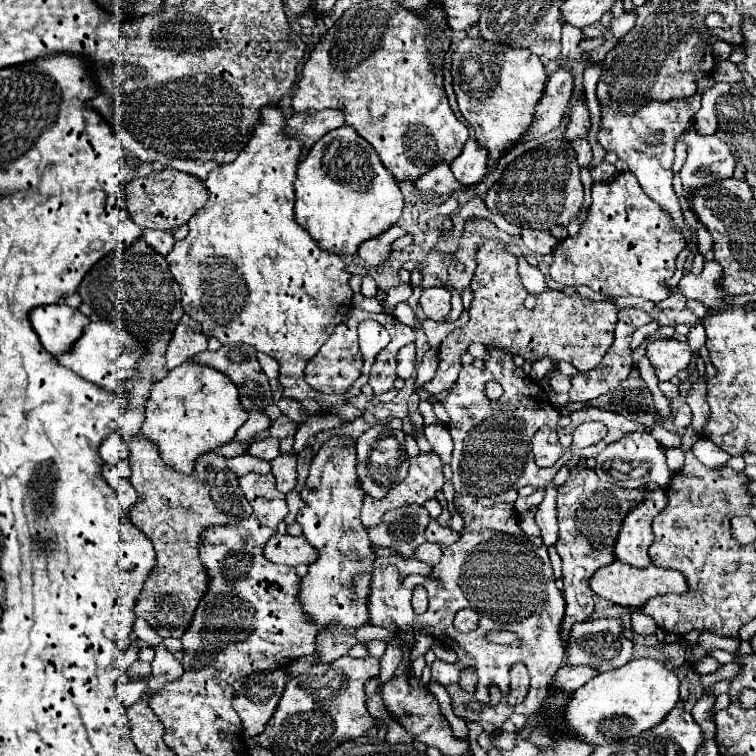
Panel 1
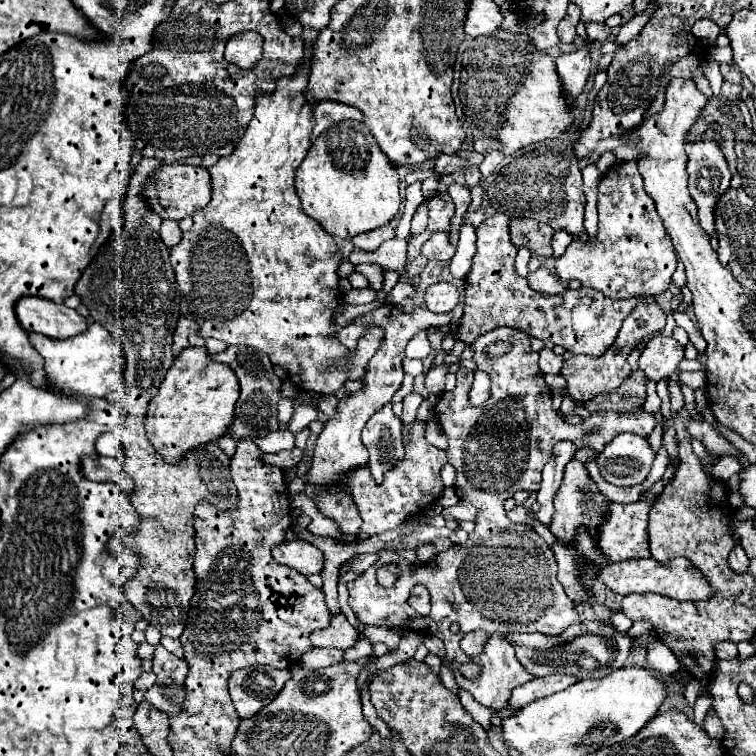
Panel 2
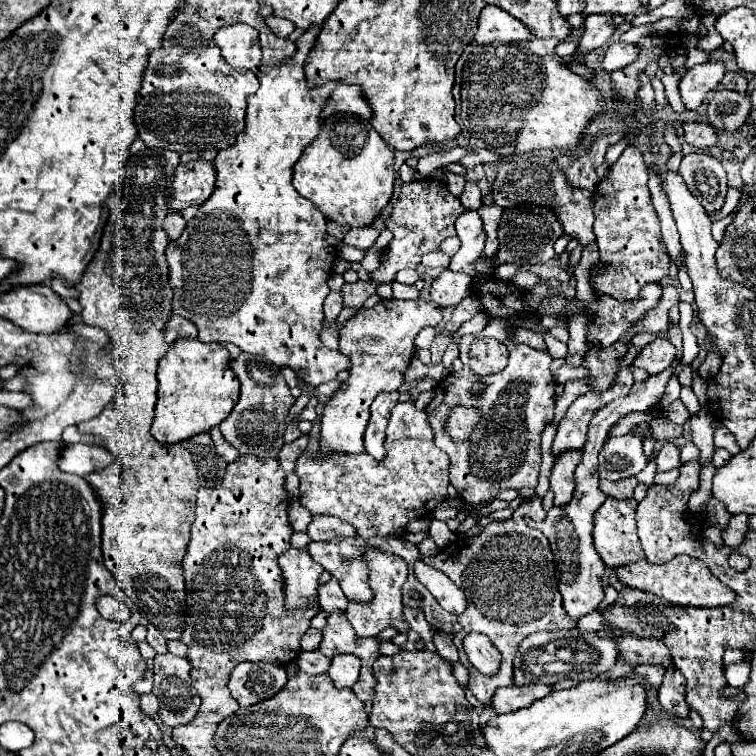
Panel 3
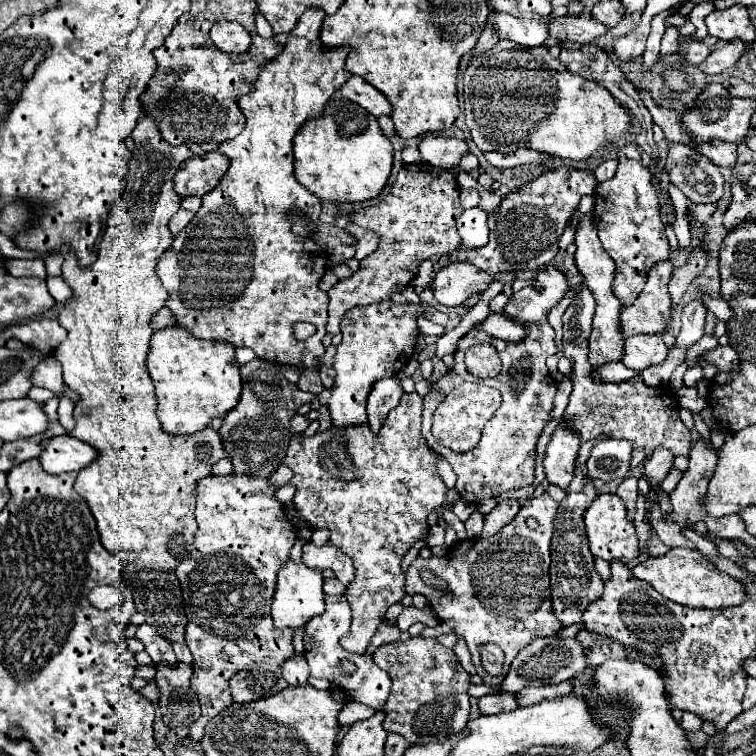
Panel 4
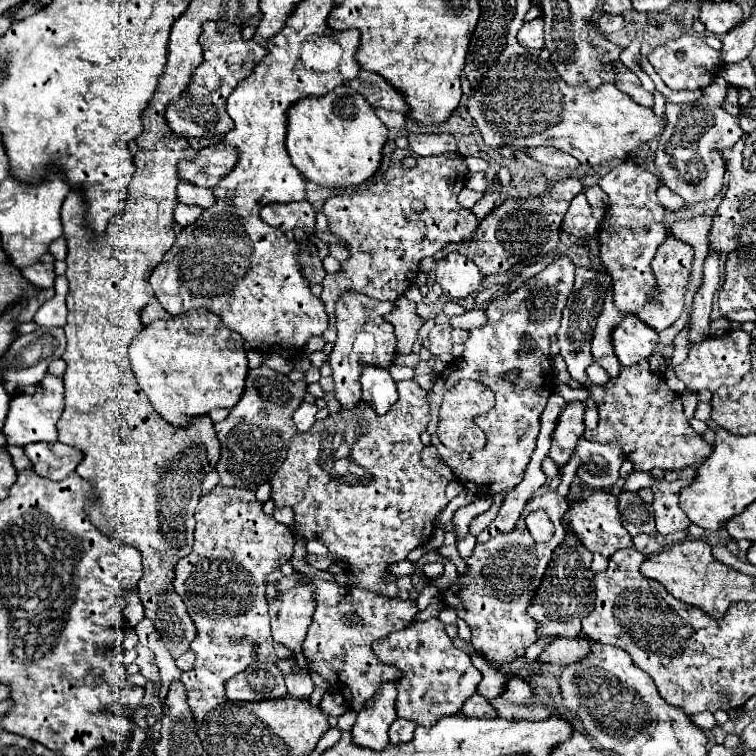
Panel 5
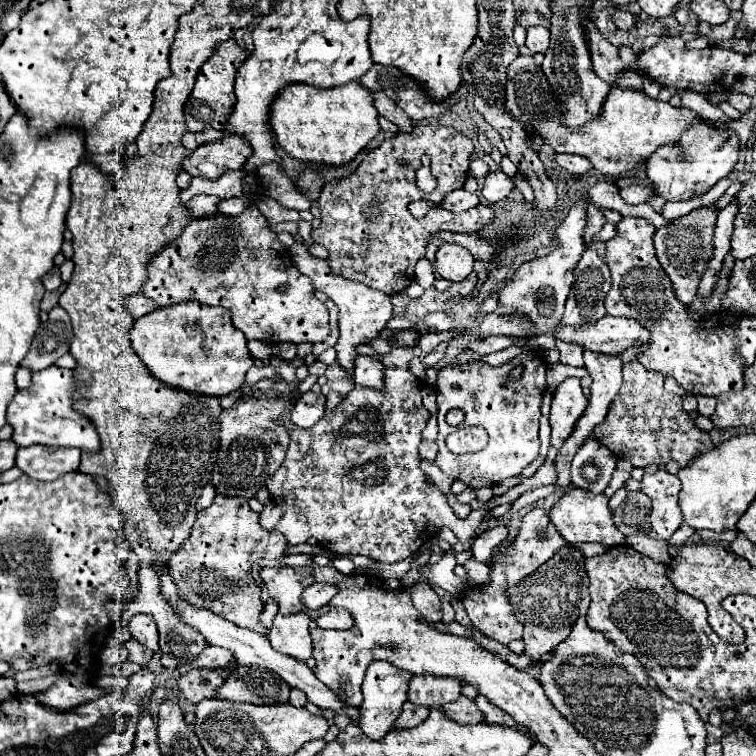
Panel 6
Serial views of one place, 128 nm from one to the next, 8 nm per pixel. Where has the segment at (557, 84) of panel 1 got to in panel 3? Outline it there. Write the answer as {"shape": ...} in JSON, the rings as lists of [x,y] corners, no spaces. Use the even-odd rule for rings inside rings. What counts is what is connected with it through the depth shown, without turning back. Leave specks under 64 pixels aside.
{"shape":[[[586,16],[584,20],[584,34],[580,38],[580,46],[578,50],[568,56],[568,58],[562,58],[562,64],[564,66],[572,66],[572,64],[584,64],[584,54],[600,48],[602,44],[606,44],[610,40],[610,36],[614,34],[616,26],[612,22],[612,16]]]}

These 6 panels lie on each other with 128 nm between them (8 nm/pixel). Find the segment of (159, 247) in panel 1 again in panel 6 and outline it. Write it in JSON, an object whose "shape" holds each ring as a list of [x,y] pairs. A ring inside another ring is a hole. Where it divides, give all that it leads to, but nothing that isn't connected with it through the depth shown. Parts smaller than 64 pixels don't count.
{"shape":[[[200,194],[200,196],[194,196],[190,200],[190,216],[194,218],[202,218],[206,214],[212,214],[216,212],[216,204],[220,200],[216,196],[206,196],[206,194]]]}

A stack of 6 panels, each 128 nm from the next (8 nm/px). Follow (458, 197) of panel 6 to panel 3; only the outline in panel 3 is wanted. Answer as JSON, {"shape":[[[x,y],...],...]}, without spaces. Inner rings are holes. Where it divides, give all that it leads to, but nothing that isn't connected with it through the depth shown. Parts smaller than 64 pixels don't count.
{"shape":[[[466,184],[464,196],[460,200],[462,200],[462,206],[466,210],[476,210],[480,206],[480,188],[478,188],[478,184]]]}

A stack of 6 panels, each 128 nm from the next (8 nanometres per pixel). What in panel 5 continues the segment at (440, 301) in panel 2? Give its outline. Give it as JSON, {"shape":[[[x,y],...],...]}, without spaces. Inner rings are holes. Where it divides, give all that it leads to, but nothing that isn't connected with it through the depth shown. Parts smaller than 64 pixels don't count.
{"shape":[[[458,252],[438,260],[434,272],[436,282],[442,286],[442,292],[448,298],[466,298],[484,280],[484,274],[476,268],[476,264]]]}

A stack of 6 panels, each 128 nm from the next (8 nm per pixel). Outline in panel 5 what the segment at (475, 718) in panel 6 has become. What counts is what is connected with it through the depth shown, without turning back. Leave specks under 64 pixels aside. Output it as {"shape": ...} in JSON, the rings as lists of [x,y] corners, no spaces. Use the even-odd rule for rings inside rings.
{"shape":[[[474,694],[466,700],[466,704],[462,708],[462,714],[468,716],[468,718],[496,718],[498,716],[498,712],[490,704],[490,700],[486,700],[480,694]]]}

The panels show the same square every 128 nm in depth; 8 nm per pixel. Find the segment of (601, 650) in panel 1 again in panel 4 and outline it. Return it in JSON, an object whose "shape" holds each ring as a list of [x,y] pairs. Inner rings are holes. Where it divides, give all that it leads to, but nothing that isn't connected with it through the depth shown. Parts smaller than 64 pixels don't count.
{"shape":[[[534,638],[528,646],[522,648],[522,652],[514,658],[512,670],[508,672],[506,680],[496,690],[508,690],[508,692],[520,692],[526,686],[540,686],[540,684],[560,684],[568,678],[578,676],[588,668],[586,662],[586,648],[576,638]],[[492,642],[482,644],[480,646],[480,664],[488,674],[498,676],[502,672],[502,664],[504,664],[504,652]]]}

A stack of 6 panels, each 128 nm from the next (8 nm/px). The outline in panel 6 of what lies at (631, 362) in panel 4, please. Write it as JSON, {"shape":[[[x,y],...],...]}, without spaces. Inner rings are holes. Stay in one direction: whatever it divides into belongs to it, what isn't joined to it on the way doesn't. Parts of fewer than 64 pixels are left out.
{"shape":[[[604,316],[600,322],[588,324],[588,328],[564,328],[558,324],[554,336],[560,336],[562,340],[576,340],[576,344],[584,344],[588,350],[612,356],[650,342],[650,332],[640,322],[616,316]]]}

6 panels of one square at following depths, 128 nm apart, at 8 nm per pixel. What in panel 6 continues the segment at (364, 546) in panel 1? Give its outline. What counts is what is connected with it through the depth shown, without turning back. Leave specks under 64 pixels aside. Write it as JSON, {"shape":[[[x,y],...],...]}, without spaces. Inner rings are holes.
{"shape":[[[294,242],[290,248],[290,258],[294,266],[312,280],[314,288],[324,292],[336,306],[338,306],[338,326],[340,326],[340,338],[334,344],[336,350],[336,362],[350,374],[352,378],[352,368],[354,360],[358,358],[356,346],[360,344],[370,344],[374,338],[380,336],[380,332],[386,328],[390,320],[390,296],[384,296],[384,292],[376,292],[364,284],[358,284],[354,280],[344,280],[340,276],[332,276],[328,262],[314,258],[308,248],[300,242]]]}

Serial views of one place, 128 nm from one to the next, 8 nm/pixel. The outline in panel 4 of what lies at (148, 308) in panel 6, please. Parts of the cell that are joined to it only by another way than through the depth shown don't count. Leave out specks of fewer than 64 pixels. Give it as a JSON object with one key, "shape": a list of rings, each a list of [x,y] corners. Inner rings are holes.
{"shape":[[[162,308],[152,318],[152,330],[164,330],[164,328],[170,328],[170,326],[176,326],[176,320],[174,320],[174,316],[172,316],[172,312],[168,308]]]}

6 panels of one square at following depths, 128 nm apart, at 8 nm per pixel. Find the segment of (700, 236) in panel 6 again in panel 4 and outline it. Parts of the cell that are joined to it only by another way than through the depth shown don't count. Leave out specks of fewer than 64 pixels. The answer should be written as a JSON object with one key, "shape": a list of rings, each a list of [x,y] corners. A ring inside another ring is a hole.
{"shape":[[[666,260],[666,262],[660,262],[656,264],[650,272],[648,272],[648,280],[646,280],[646,286],[644,290],[638,294],[638,298],[634,300],[632,306],[624,306],[620,310],[620,330],[622,330],[622,336],[628,338],[628,336],[634,336],[634,334],[662,334],[668,320],[670,320],[670,296],[668,296],[668,280],[672,276],[672,262]]]}

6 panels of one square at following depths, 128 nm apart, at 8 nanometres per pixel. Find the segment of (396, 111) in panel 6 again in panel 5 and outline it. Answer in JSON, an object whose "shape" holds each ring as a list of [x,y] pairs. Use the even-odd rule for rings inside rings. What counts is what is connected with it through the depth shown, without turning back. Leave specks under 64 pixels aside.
{"shape":[[[378,108],[376,110],[376,116],[388,126],[388,128],[396,128],[396,130],[402,130],[406,126],[406,120],[400,112],[388,112],[388,110],[382,110]],[[412,132],[408,134],[408,142],[410,142],[410,148],[420,156],[438,156],[446,152],[458,152],[458,144],[452,134]]]}

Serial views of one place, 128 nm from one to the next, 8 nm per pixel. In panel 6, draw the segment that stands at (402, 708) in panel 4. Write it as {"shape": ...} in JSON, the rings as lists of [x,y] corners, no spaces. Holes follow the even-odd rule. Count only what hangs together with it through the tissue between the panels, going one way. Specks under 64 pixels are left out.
{"shape":[[[416,584],[408,590],[408,594],[414,600],[414,606],[420,610],[420,614],[424,614],[424,618],[430,624],[438,624],[442,622],[442,606],[440,600],[436,596],[436,592],[428,586],[428,584]],[[414,674],[408,686],[408,702],[424,708],[440,708],[462,696],[462,680],[432,674]]]}

